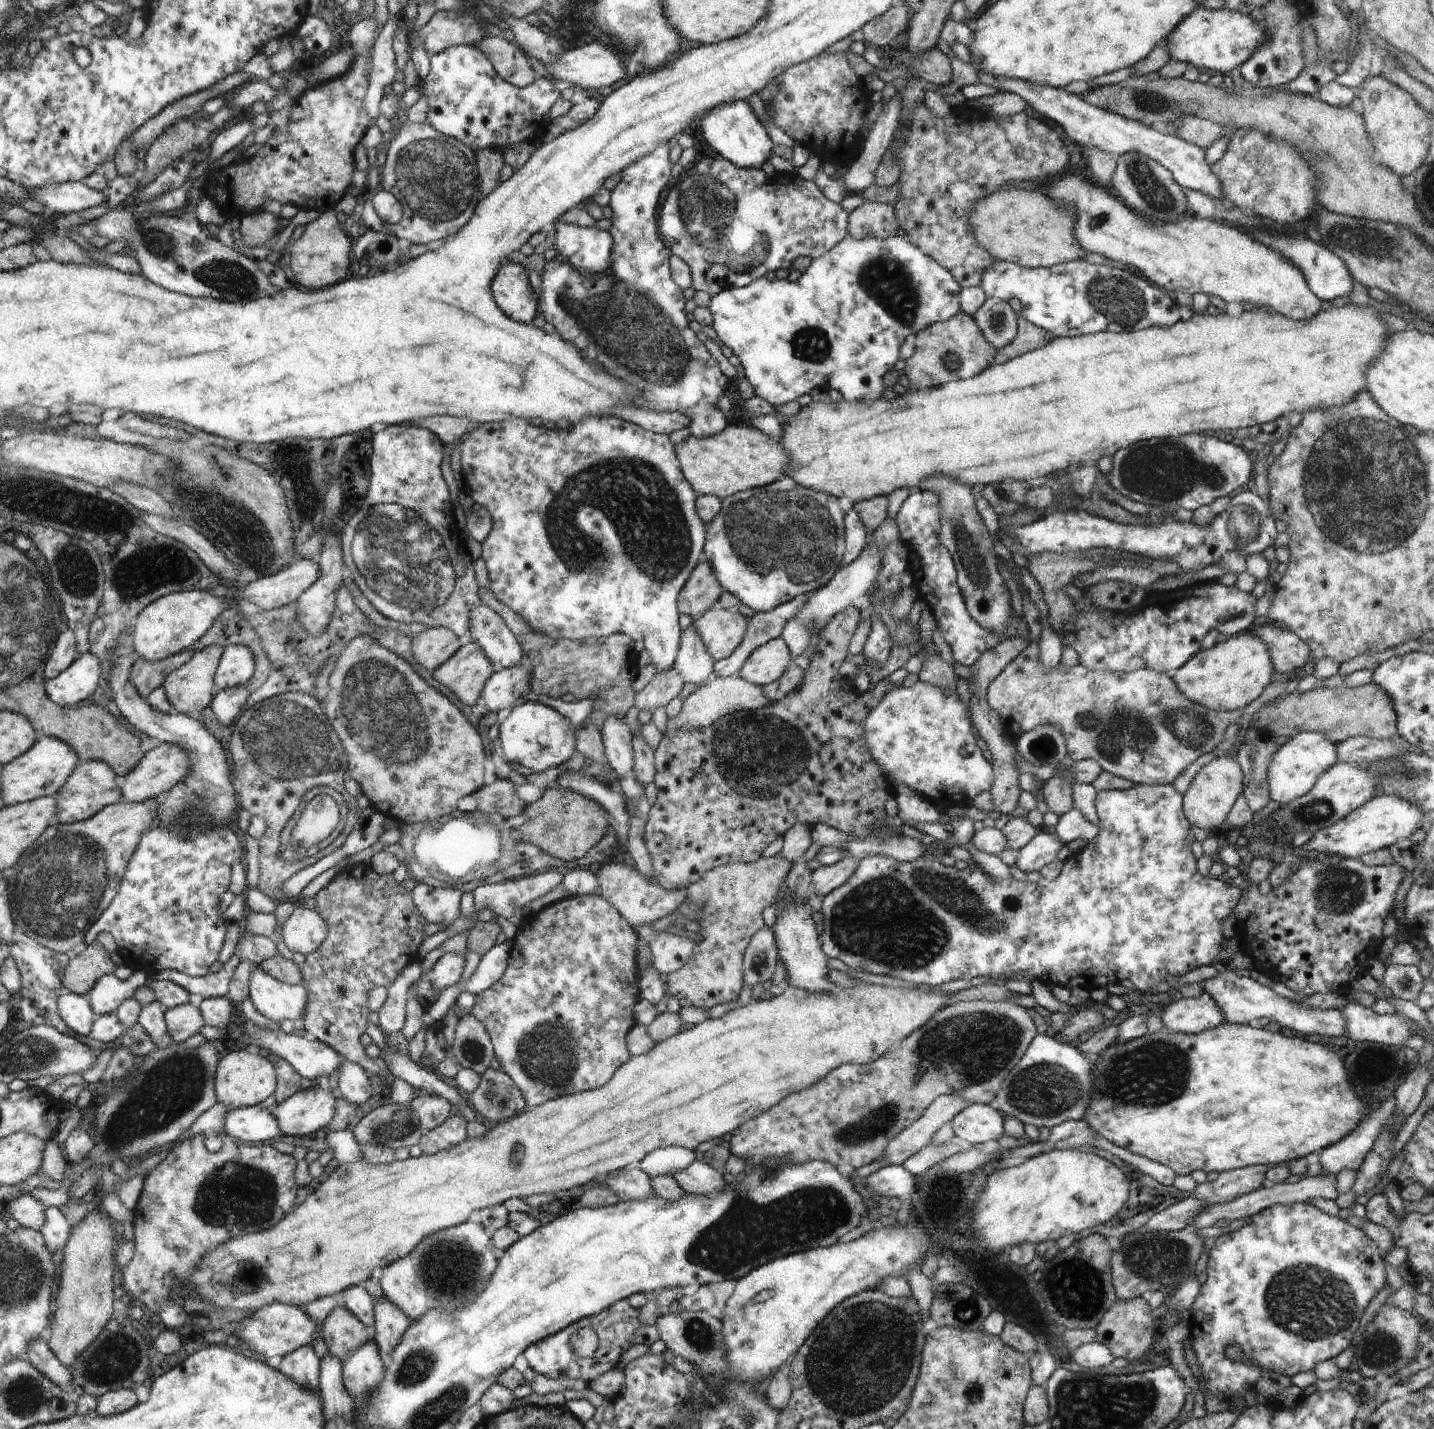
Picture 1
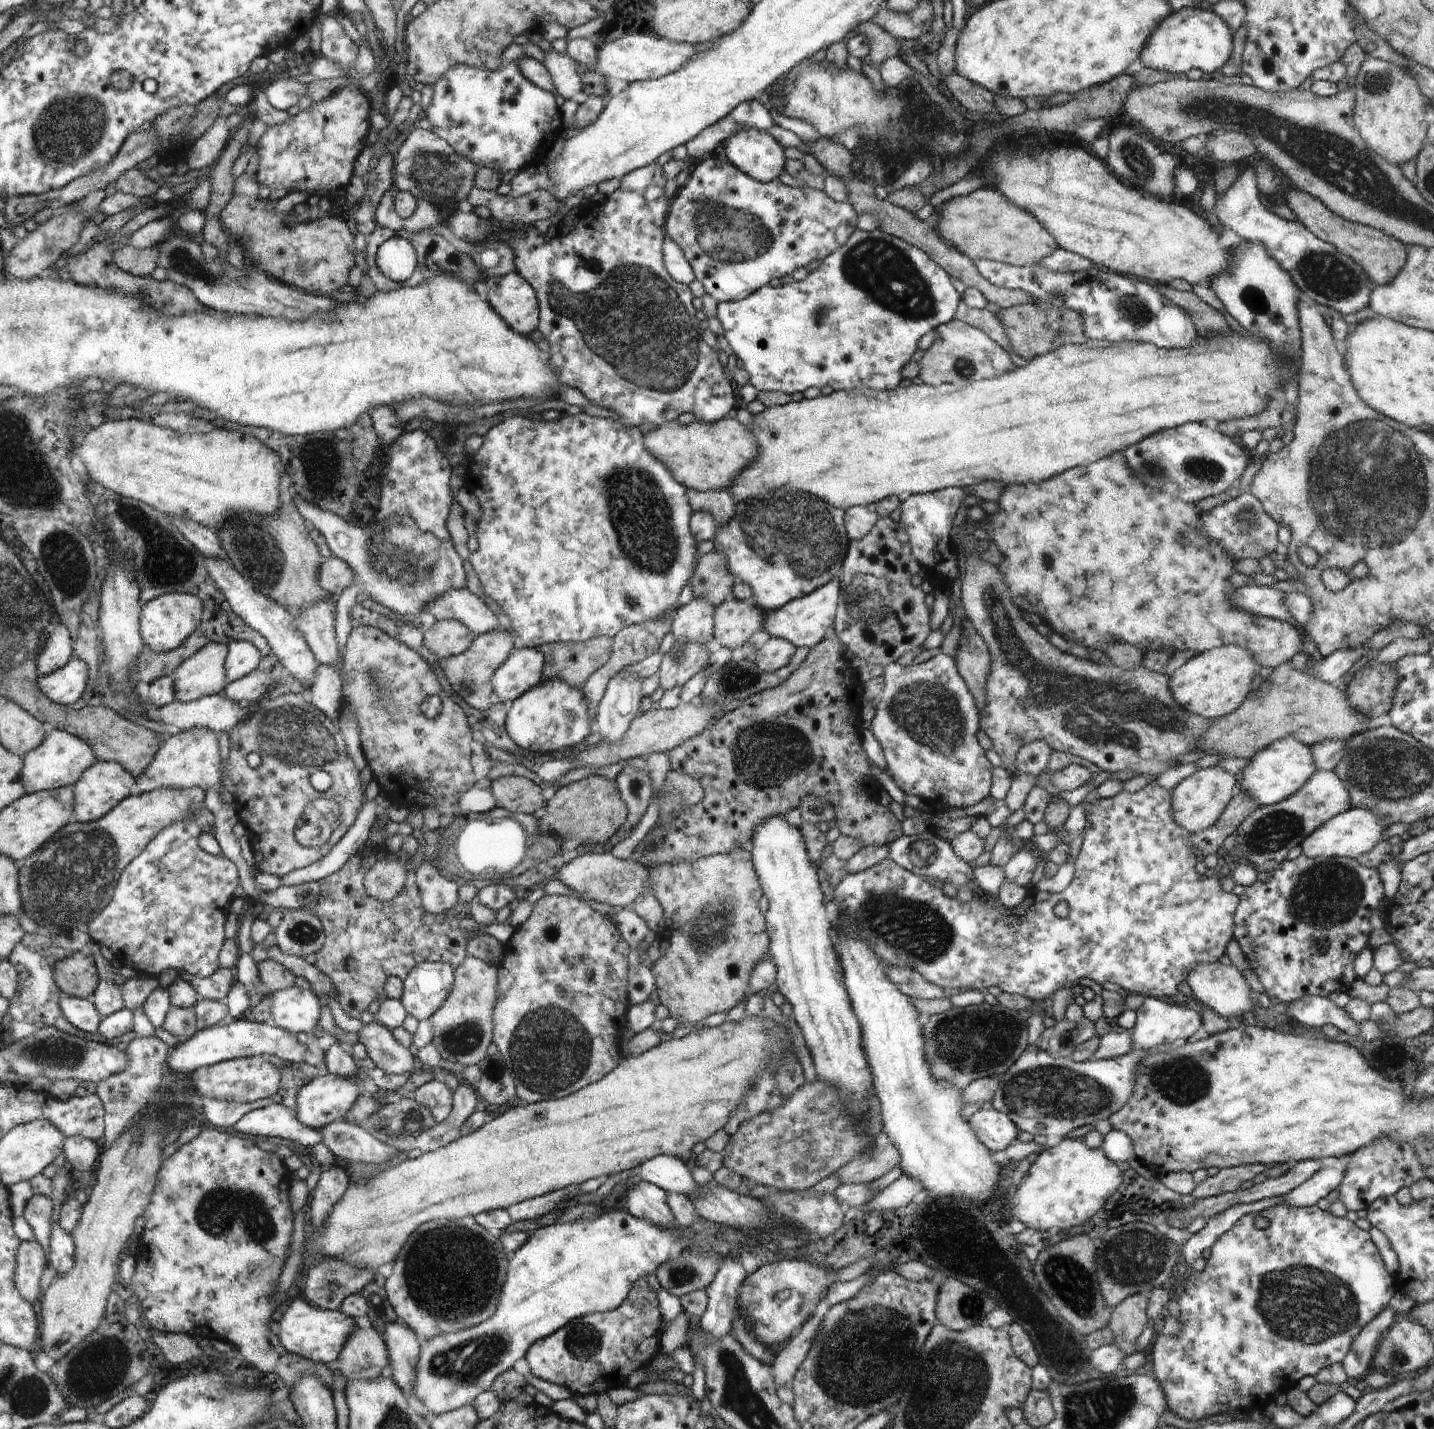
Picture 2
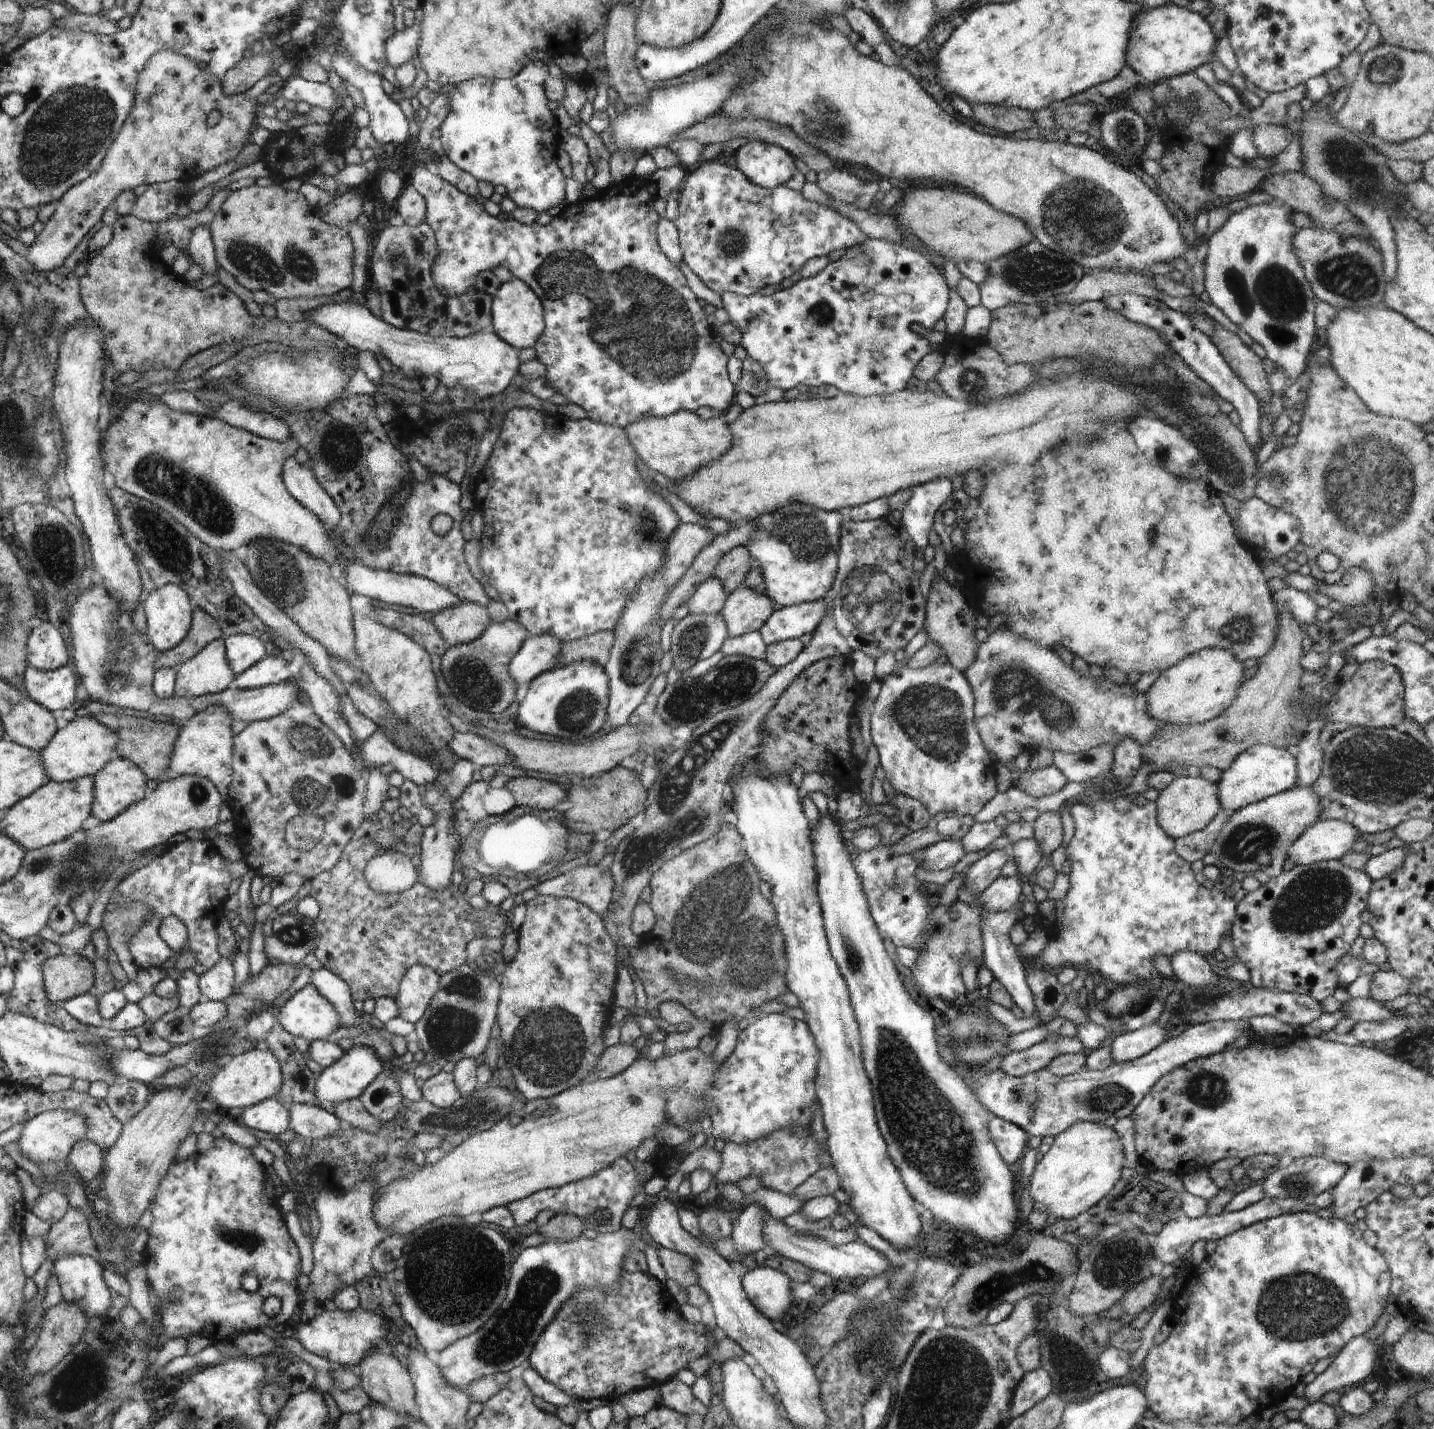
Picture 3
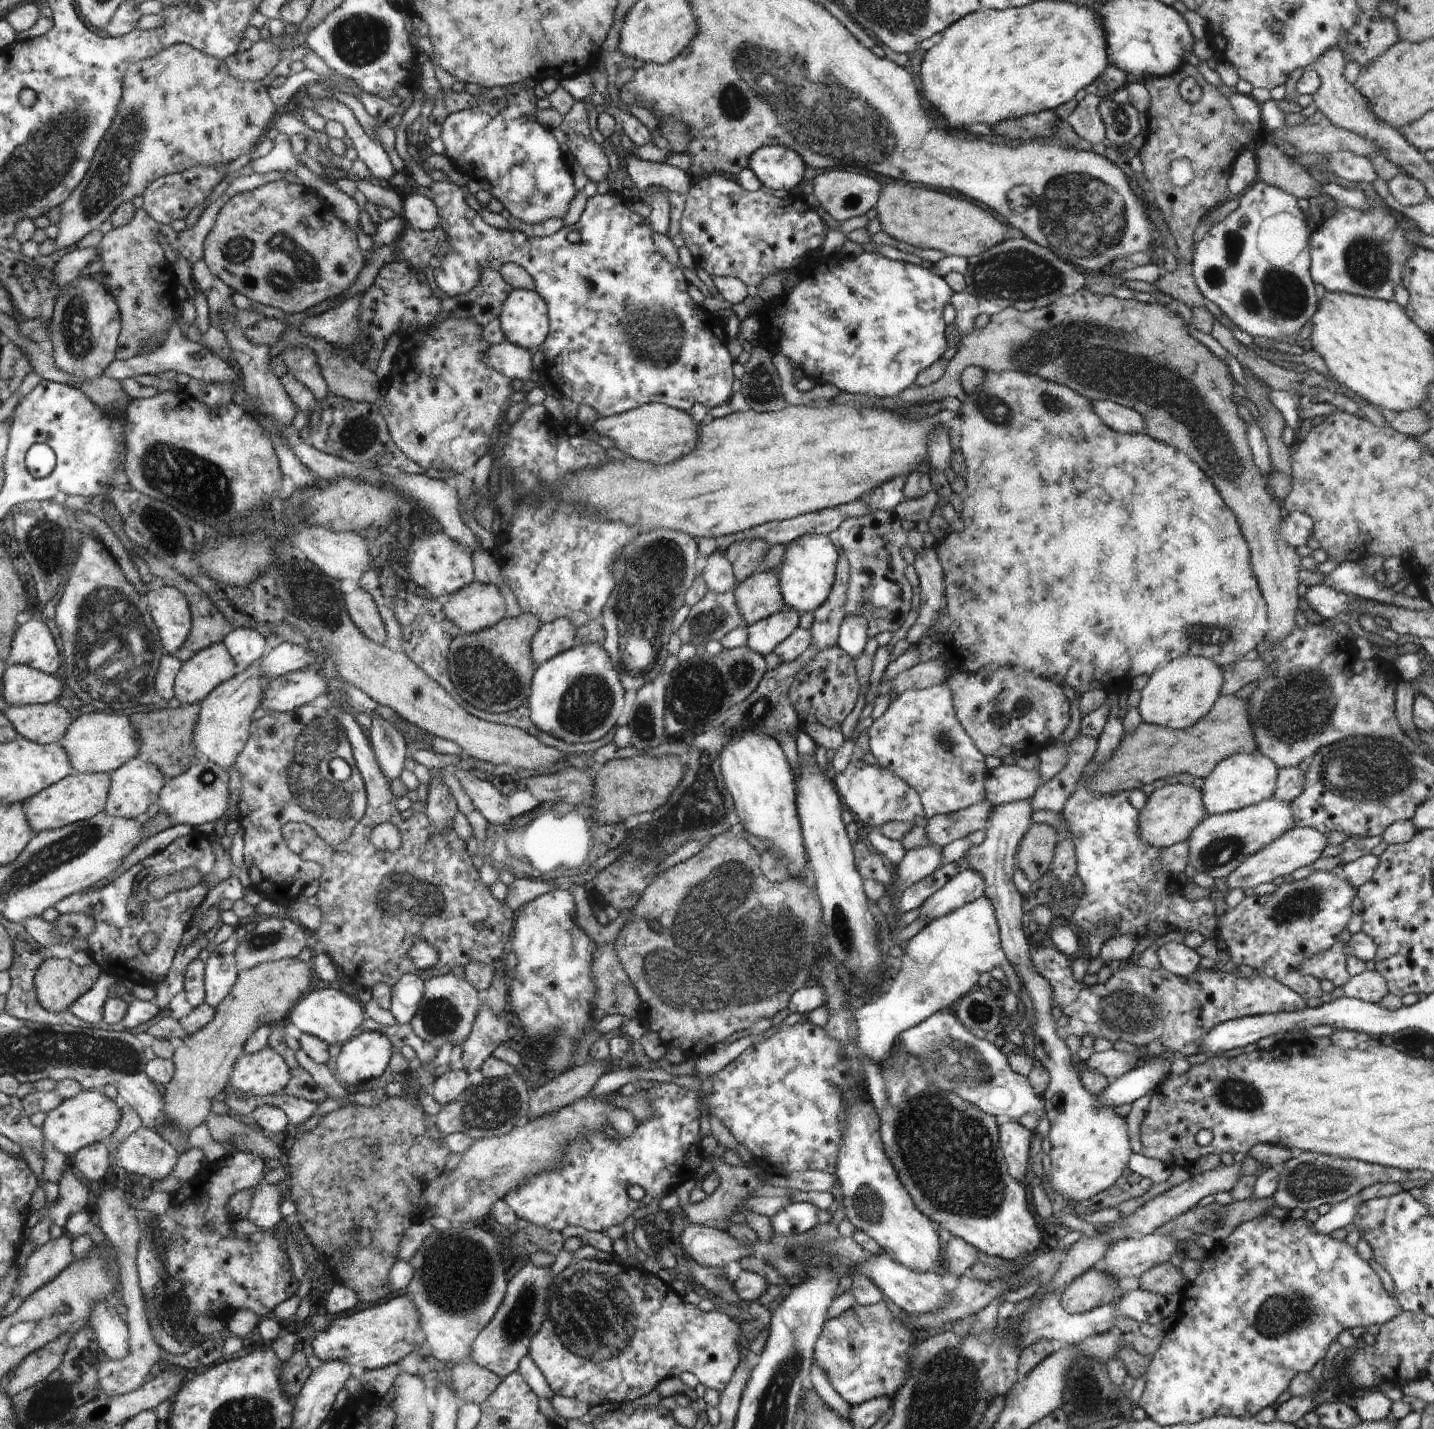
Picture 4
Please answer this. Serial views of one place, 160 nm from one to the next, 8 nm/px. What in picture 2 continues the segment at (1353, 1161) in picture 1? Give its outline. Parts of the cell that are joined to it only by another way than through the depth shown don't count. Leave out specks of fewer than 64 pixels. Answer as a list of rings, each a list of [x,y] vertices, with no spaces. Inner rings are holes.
[[[1346,1160],[1336,1162],[1336,1166],[1323,1166],[1294,1190],[1282,1195],[1280,1204],[1288,1207],[1311,1207],[1316,1205],[1318,1200],[1326,1198],[1330,1191],[1337,1188],[1345,1168]]]

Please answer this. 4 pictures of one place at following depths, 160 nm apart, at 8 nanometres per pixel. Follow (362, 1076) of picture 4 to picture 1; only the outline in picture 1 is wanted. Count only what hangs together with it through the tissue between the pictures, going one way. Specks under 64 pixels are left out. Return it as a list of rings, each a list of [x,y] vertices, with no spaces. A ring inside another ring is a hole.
[[[320,1086],[310,1087],[289,1096],[279,1105],[275,1104],[271,1110],[279,1120],[282,1134],[286,1136],[309,1136],[330,1124],[336,1114],[336,1099],[332,1090],[325,1090]]]

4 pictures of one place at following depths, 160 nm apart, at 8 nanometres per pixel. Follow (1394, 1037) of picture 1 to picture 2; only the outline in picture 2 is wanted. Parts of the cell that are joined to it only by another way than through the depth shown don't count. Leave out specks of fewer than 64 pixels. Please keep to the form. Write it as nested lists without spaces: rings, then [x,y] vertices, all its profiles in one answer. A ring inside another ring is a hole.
[[[1306,995],[1288,1003],[1286,1015],[1305,1027],[1322,1028],[1326,1023],[1349,1035],[1359,1035],[1354,1022],[1343,1009],[1337,1007],[1328,997]]]

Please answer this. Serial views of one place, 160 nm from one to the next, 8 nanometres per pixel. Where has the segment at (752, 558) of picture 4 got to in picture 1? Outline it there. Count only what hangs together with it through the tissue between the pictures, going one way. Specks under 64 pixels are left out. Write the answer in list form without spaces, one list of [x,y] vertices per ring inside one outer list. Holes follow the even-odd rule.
[[[703,560],[691,572],[686,586],[680,591],[679,612],[697,618],[717,604],[723,591],[711,566]]]

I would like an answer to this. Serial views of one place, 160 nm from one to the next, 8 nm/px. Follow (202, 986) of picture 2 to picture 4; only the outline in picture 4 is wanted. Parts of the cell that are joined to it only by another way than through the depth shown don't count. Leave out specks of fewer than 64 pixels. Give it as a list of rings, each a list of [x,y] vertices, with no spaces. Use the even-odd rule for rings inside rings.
[[[232,934],[225,942],[216,945],[205,962],[205,1003],[216,1008],[238,982],[235,948],[237,935]]]

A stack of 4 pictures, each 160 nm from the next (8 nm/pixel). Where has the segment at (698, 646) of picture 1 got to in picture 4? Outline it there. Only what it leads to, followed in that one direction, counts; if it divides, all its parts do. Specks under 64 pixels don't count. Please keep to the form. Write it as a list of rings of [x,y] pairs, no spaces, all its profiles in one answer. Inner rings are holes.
[[[718,548],[707,558],[701,575],[707,584],[708,591],[723,593],[736,586],[733,566],[729,563],[725,551]]]

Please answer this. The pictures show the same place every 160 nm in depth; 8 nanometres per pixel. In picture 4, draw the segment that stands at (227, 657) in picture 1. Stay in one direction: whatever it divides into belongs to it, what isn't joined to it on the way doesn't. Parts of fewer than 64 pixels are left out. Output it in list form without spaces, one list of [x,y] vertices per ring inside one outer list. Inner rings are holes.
[[[246,627],[234,628],[223,643],[234,657],[238,672],[254,664],[268,651],[266,637],[259,630]]]

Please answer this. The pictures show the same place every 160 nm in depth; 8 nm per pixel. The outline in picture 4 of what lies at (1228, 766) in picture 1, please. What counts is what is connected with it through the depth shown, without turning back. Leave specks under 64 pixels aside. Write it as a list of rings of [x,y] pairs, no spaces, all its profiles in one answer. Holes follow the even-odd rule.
[[[1181,783],[1169,784],[1154,789],[1152,794],[1147,796],[1144,807],[1139,810],[1139,836],[1146,845],[1163,849],[1188,840],[1190,832],[1206,815],[1200,789]]]

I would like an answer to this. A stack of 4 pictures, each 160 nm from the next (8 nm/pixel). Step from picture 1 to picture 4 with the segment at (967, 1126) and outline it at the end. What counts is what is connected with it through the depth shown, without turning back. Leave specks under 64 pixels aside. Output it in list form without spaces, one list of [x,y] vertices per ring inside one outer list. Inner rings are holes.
[[[1010,1121],[999,1125],[999,1141],[1003,1147],[1003,1157],[1007,1160],[1011,1176],[1021,1183],[1026,1174],[1028,1152],[1030,1152],[1030,1132],[1018,1121]]]

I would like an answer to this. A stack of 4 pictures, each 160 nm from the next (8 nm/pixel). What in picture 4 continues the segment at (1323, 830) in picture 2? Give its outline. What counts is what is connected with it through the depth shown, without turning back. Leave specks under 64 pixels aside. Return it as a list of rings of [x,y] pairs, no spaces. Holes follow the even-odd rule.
[[[1290,827],[1283,835],[1275,838],[1266,847],[1262,847],[1254,855],[1247,856],[1242,863],[1238,865],[1235,871],[1229,872],[1227,877],[1223,880],[1229,887],[1229,890],[1233,888],[1256,888],[1258,885],[1264,883],[1270,883],[1274,878],[1280,878],[1280,876],[1286,876],[1302,868],[1302,866],[1310,866],[1313,862],[1316,862],[1320,858],[1320,853],[1326,847],[1327,836],[1316,829],[1308,827]]]

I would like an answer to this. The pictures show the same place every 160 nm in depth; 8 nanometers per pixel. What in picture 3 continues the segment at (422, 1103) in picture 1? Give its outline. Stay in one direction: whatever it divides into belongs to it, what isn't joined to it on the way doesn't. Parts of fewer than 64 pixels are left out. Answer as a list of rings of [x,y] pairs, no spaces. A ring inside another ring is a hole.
[[[440,1071],[429,1079],[420,1082],[423,1099],[434,1106],[445,1109],[454,1106],[462,1093],[452,1080],[453,1073]]]

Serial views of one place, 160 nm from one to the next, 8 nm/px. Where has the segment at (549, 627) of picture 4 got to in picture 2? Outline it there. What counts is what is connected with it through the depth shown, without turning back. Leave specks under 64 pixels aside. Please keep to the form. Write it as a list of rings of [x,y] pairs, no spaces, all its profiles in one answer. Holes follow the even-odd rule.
[[[519,646],[511,654],[507,662],[503,664],[494,674],[491,683],[495,689],[497,701],[512,703],[515,698],[522,696],[524,692],[529,691],[533,686],[540,684],[543,680],[544,655],[537,647]]]

